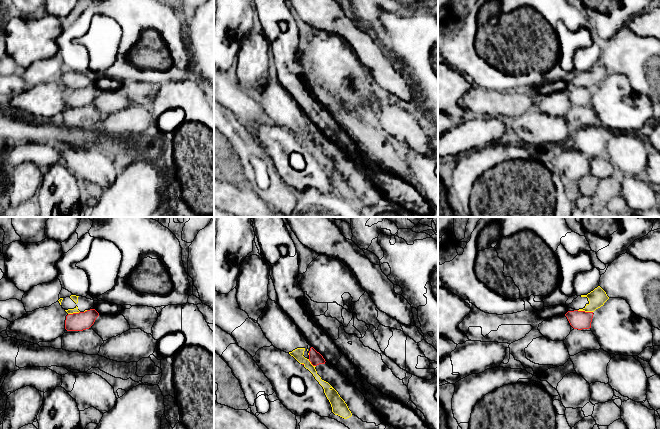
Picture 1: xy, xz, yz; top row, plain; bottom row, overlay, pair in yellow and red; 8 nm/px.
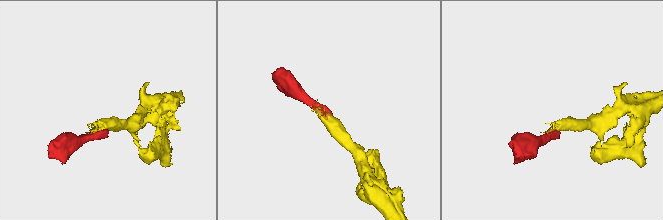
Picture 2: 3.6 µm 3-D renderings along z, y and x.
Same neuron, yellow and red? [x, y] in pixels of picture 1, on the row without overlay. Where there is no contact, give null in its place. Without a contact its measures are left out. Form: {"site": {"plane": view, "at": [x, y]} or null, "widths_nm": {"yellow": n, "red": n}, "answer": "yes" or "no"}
{"site": {"plane": "yz", "at": [585, 87]}, "widths_nm": {"yellow": 140, "red": 150}, "answer": "no"}

